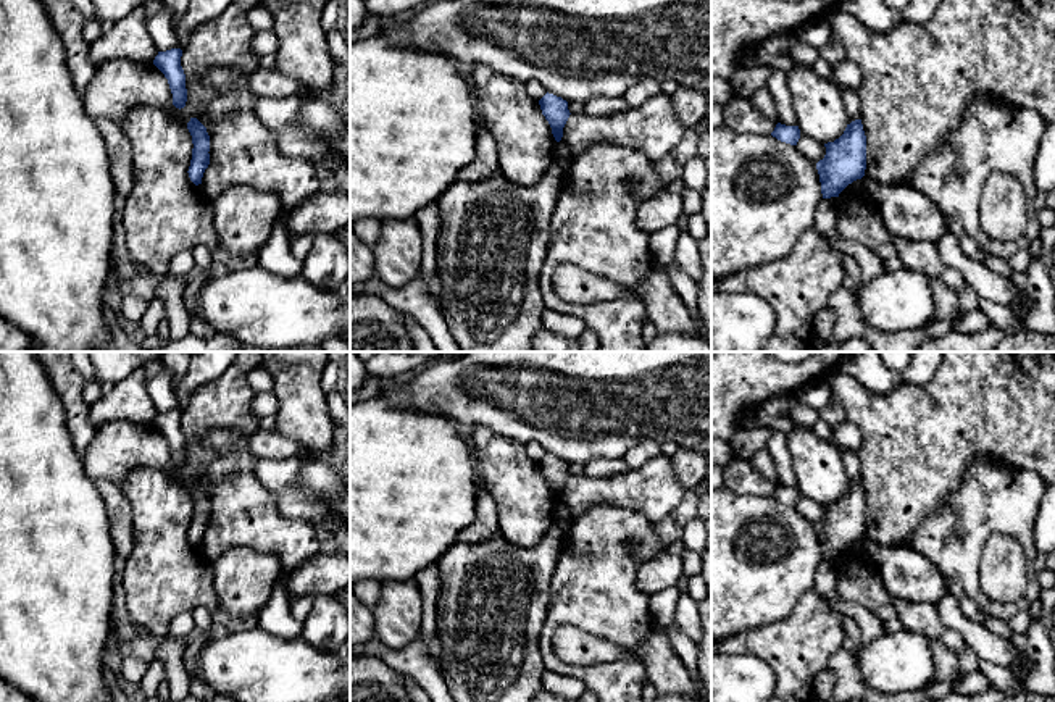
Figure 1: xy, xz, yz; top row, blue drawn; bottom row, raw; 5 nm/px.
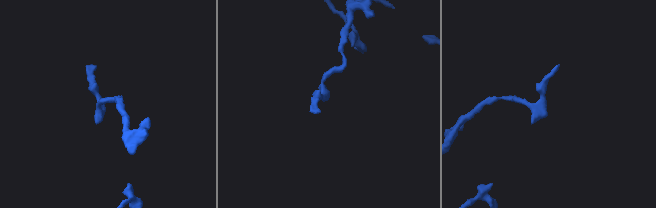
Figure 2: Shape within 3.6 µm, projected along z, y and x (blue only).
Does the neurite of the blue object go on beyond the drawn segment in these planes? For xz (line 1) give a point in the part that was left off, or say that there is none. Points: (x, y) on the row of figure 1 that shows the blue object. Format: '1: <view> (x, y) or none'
1: none

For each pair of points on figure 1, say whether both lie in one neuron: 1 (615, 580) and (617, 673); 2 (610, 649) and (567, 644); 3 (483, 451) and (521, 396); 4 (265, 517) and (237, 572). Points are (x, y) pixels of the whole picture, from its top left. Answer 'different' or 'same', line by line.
1: same
2: same
3: different
4: different

